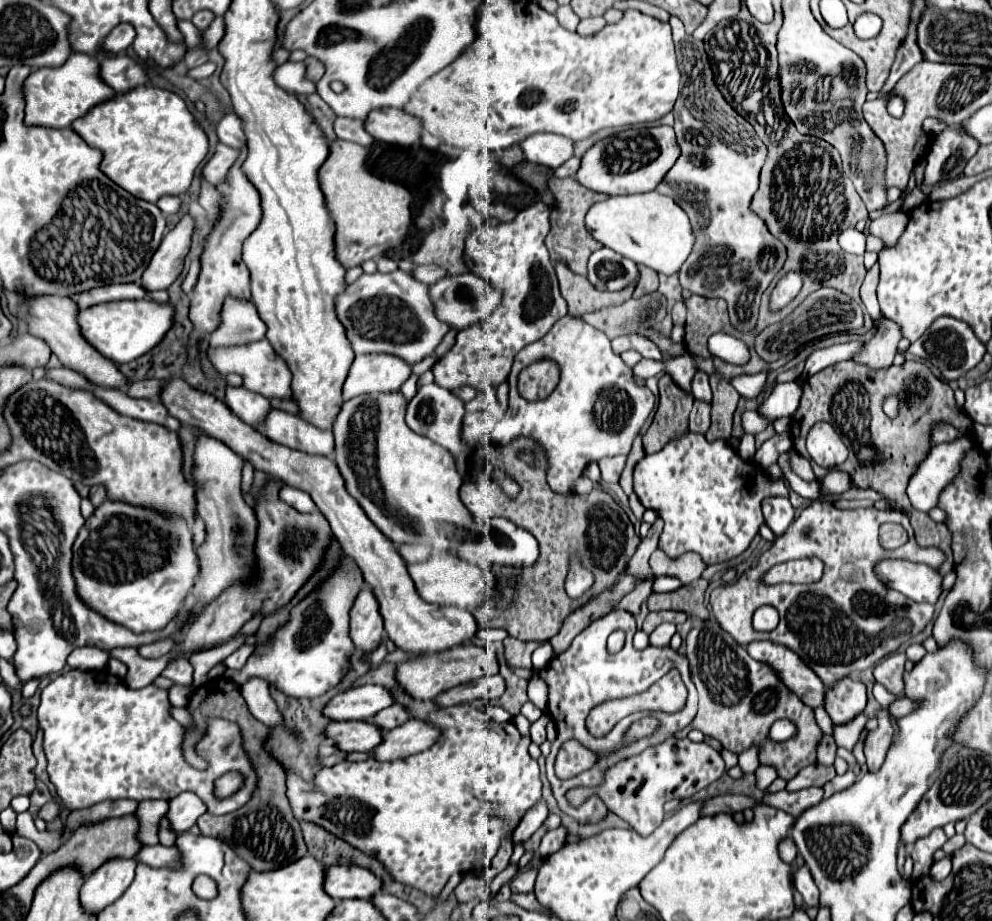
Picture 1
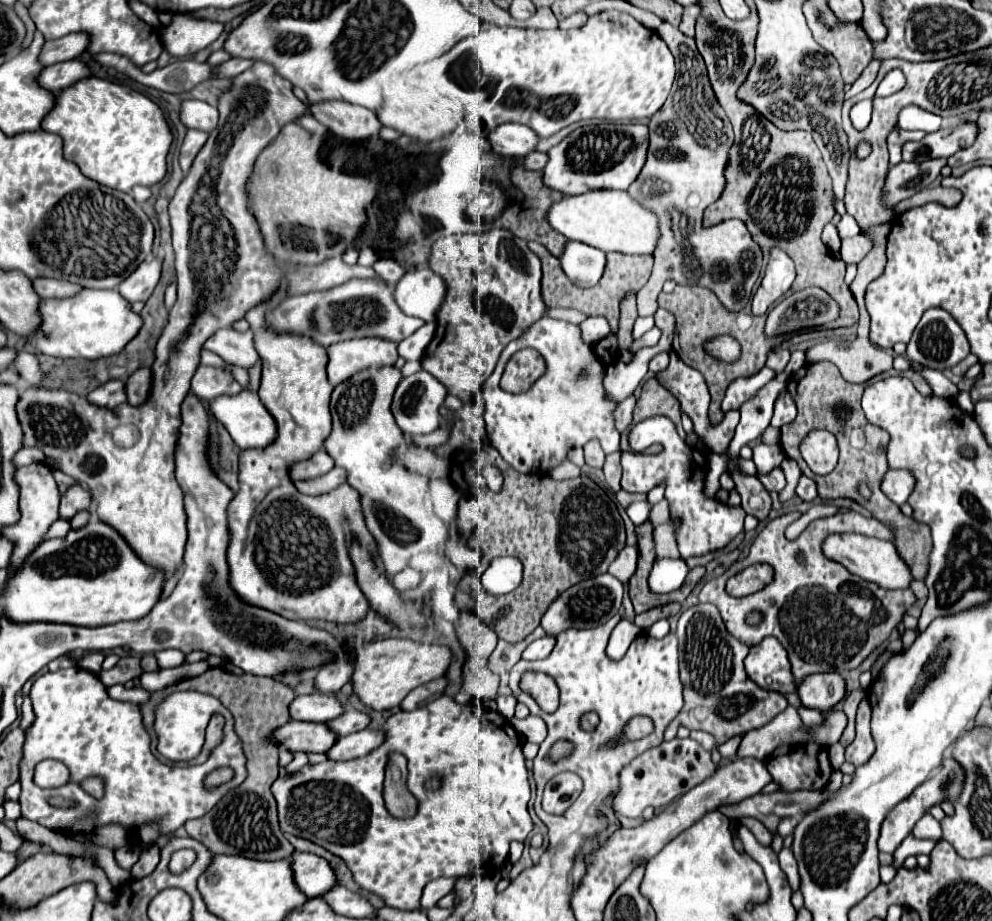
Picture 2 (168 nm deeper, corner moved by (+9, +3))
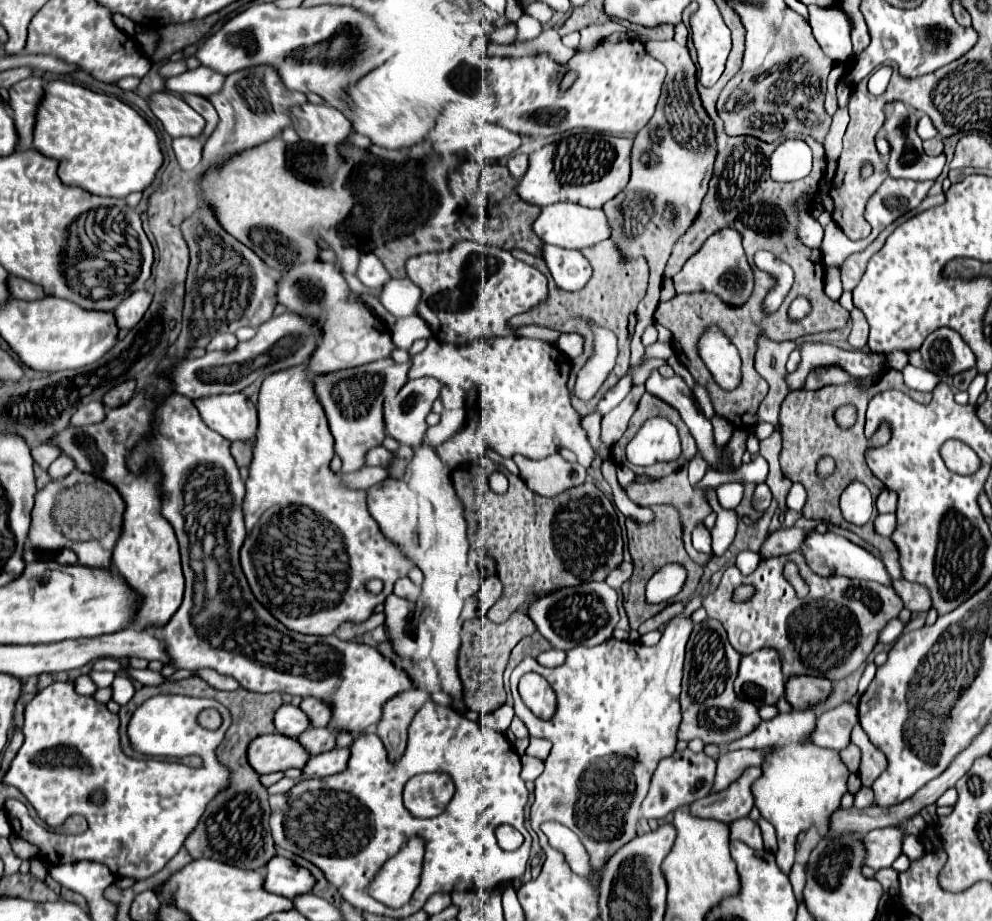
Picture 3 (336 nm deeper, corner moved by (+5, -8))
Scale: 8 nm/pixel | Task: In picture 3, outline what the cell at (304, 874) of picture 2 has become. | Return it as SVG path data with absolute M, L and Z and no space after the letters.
M276 855L266 863L264 885L270 893L294 899L296 895L310 893L310 889L314 887L314 877L308 869L298 867L290 859Z

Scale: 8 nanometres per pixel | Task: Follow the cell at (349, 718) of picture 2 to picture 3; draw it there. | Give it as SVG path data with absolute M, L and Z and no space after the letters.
M326 727L306 729L306 733L298 735L298 739L302 741L302 747L306 749L306 753L310 753L310 755L326 753L326 751L334 749L334 745L336 745L336 733L332 733Z

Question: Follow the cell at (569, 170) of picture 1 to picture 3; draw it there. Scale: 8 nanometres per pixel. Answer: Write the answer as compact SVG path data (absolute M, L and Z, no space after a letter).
M514 153L514 155L508 159L506 167L508 167L510 175L514 175L514 177L518 179L518 177L522 177L522 175L526 173L526 167L528 167L528 157L526 157L524 153Z

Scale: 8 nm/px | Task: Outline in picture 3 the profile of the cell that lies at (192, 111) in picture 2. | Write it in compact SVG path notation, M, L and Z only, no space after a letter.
M152 93L148 105L170 137L198 137L198 133L204 129L206 121L202 115L198 115L190 105L172 93Z

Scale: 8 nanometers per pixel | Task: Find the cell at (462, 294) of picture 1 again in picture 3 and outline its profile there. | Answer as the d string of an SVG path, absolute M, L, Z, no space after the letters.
M390 279L382 285L380 301L394 317L416 315L416 303L422 291L408 279Z

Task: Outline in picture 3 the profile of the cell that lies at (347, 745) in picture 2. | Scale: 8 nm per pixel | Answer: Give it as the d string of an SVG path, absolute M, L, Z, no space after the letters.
M332 749L328 753L310 757L310 761L306 761L306 765L302 767L300 779L320 779L340 773L346 769L348 757L350 757L348 749Z

